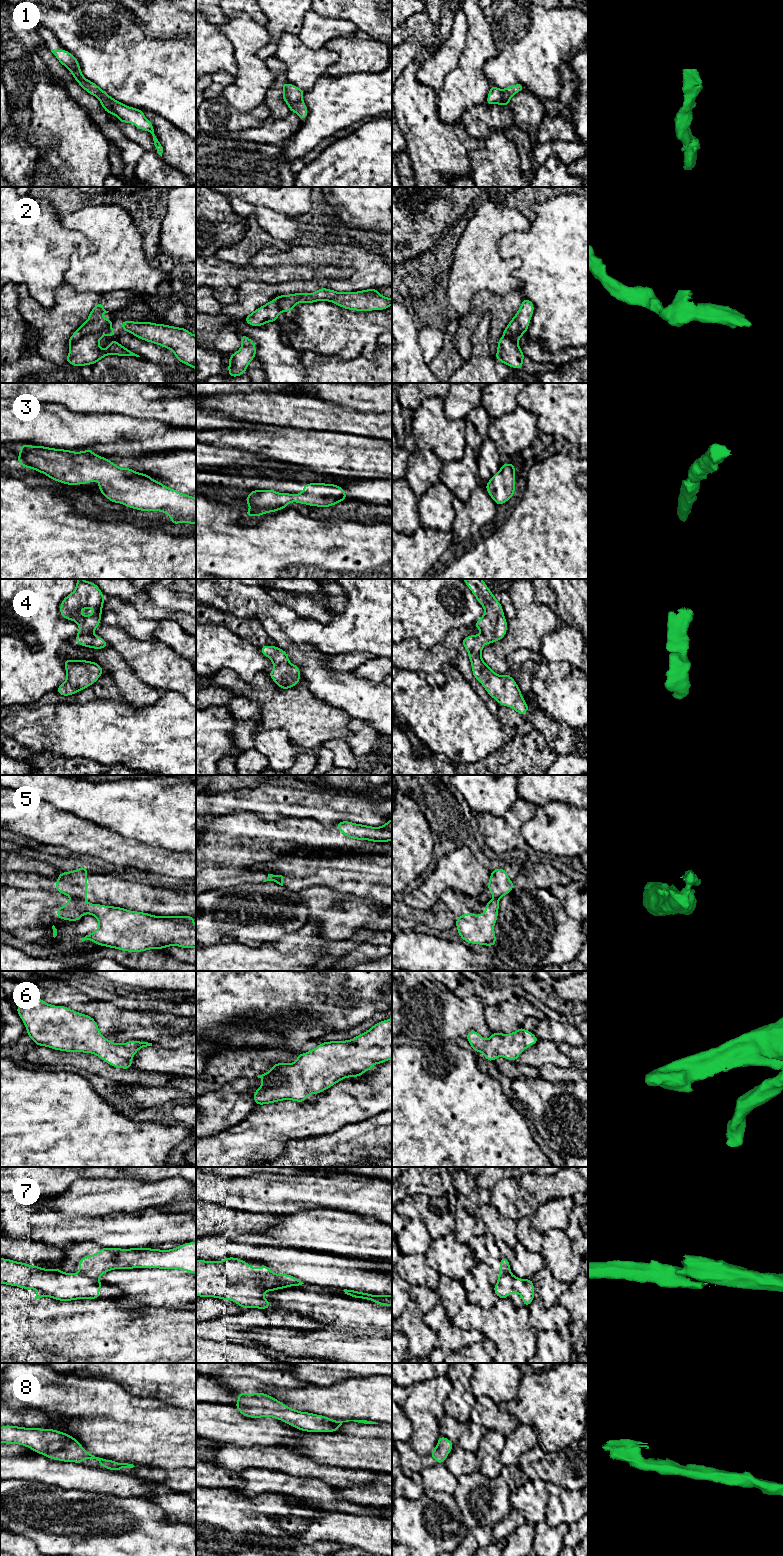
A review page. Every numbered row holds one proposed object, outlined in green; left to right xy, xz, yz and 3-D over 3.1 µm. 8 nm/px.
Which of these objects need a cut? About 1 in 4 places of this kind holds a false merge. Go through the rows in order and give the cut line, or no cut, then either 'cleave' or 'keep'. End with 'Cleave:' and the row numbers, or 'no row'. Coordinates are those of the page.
1: no cut | keep
2: xy (109, 328), (104, 332), (87, 333), (69, 345) | cleave
3: no cut | keep
4: no cut | keep
5: xz (278, 875), (275, 881) | cleave
6: no cut | keep
7: xy (79, 1272), (98, 1278) | cleave
8: no cut | keep
Cleave: 2, 5, 7

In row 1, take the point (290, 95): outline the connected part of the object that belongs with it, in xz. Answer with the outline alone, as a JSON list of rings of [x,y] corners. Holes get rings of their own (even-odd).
[[[285,82],[281,85],[283,89],[282,99],[286,102],[290,112],[295,112],[299,119],[305,120],[308,115],[308,108],[303,101],[304,90]]]

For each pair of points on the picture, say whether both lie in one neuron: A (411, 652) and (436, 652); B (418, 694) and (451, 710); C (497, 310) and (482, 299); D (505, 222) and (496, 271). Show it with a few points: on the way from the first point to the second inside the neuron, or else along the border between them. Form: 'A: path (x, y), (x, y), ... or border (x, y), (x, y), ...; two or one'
A: path (417, 654), (430, 654); one
B: path (426, 702), (434, 710), (443, 710); one
C: path (493, 306), (486, 301); one
D: path (493, 234), (492, 259); one

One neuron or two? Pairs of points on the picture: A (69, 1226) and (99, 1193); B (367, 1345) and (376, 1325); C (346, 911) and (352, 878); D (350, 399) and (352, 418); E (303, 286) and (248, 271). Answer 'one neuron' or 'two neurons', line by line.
A: two neurons
B: two neurons
C: two neurons
D: two neurons
E: two neurons

